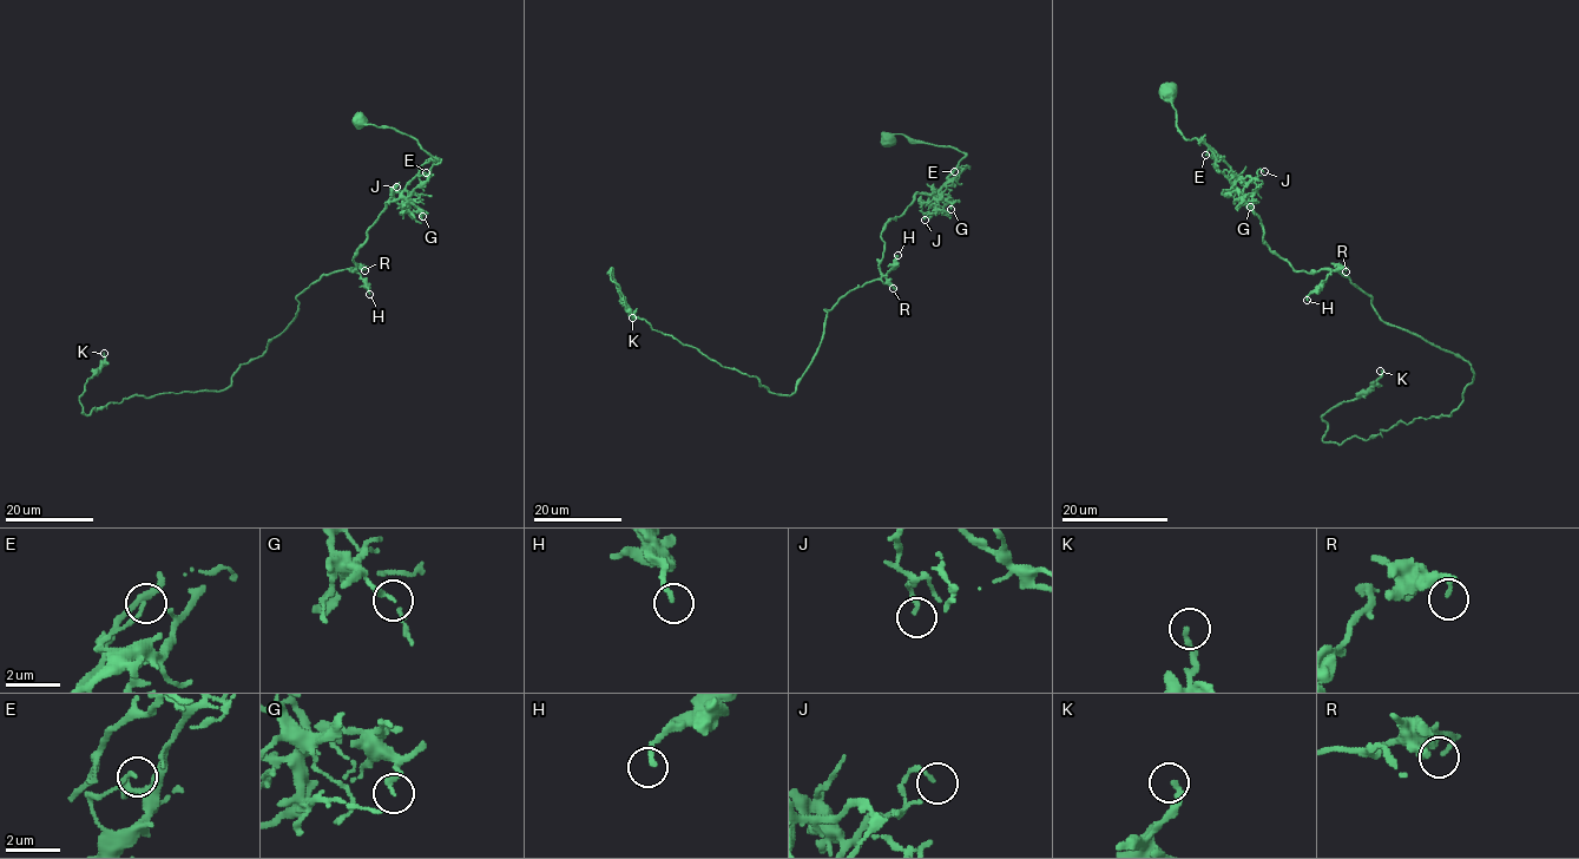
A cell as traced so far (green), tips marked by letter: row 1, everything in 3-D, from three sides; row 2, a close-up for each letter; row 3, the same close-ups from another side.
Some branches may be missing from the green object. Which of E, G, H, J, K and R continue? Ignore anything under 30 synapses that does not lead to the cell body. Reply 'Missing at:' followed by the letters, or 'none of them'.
Missing at: none of them

